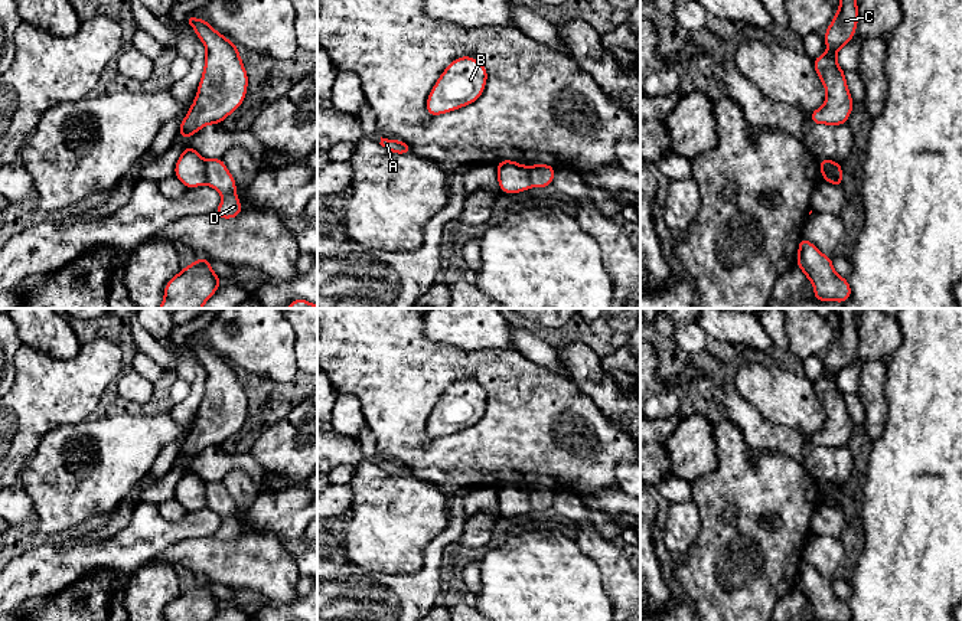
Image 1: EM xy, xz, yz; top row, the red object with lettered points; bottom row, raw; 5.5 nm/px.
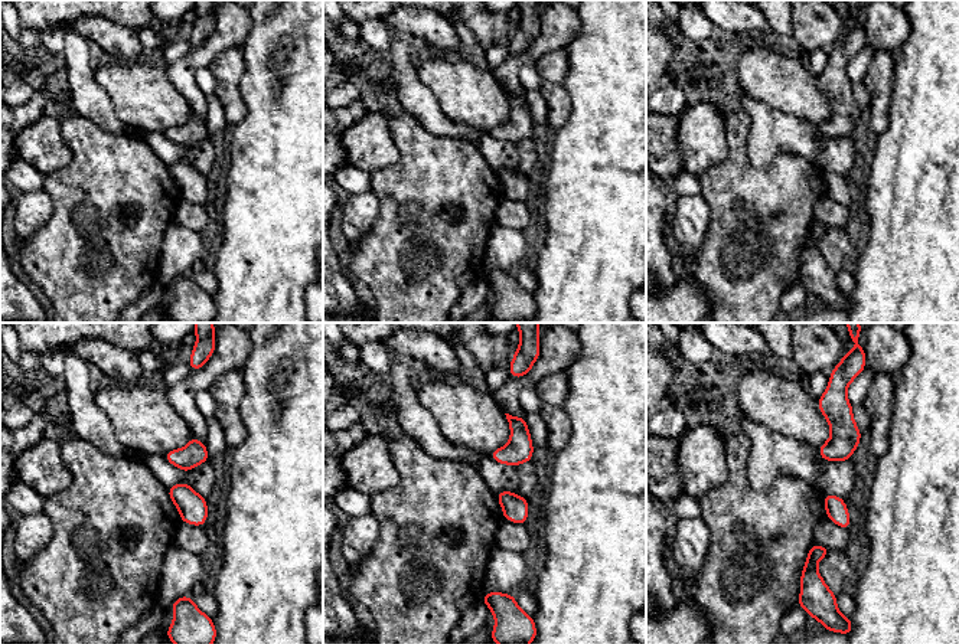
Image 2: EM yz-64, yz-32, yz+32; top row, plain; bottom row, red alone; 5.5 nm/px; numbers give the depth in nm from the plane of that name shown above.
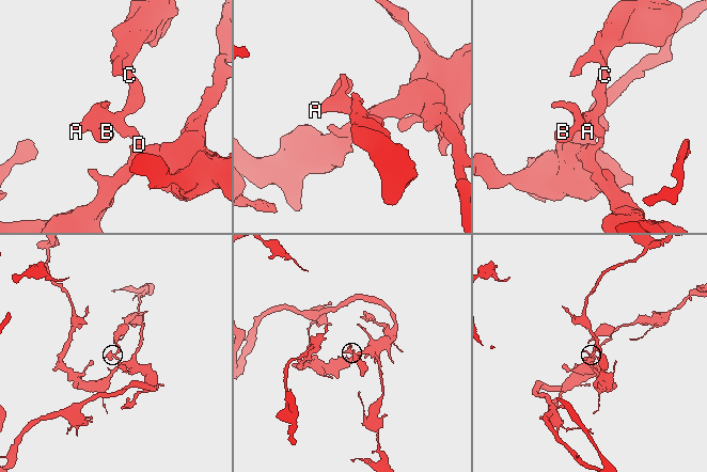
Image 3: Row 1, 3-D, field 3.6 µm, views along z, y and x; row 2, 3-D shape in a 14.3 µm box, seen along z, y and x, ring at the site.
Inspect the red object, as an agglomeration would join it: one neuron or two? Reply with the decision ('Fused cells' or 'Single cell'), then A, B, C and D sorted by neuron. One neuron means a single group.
Fused cells. Groups: A B C / D

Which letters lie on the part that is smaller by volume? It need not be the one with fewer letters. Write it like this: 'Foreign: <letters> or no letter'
Foreign: A, B, C

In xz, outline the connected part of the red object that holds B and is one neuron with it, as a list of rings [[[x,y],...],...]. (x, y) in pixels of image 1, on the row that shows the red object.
[[[470,56],[449,63],[427,98],[430,117],[475,102],[485,91],[486,68]]]

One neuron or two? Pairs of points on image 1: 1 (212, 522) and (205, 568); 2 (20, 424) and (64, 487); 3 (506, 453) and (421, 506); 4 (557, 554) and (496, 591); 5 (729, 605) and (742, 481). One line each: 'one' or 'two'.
1: two
2: two
3: two
4: one
5: one

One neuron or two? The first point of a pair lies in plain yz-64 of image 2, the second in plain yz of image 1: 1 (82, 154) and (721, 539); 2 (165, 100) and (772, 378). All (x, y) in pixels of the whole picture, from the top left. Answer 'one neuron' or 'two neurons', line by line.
1: one neuron
2: one neuron

